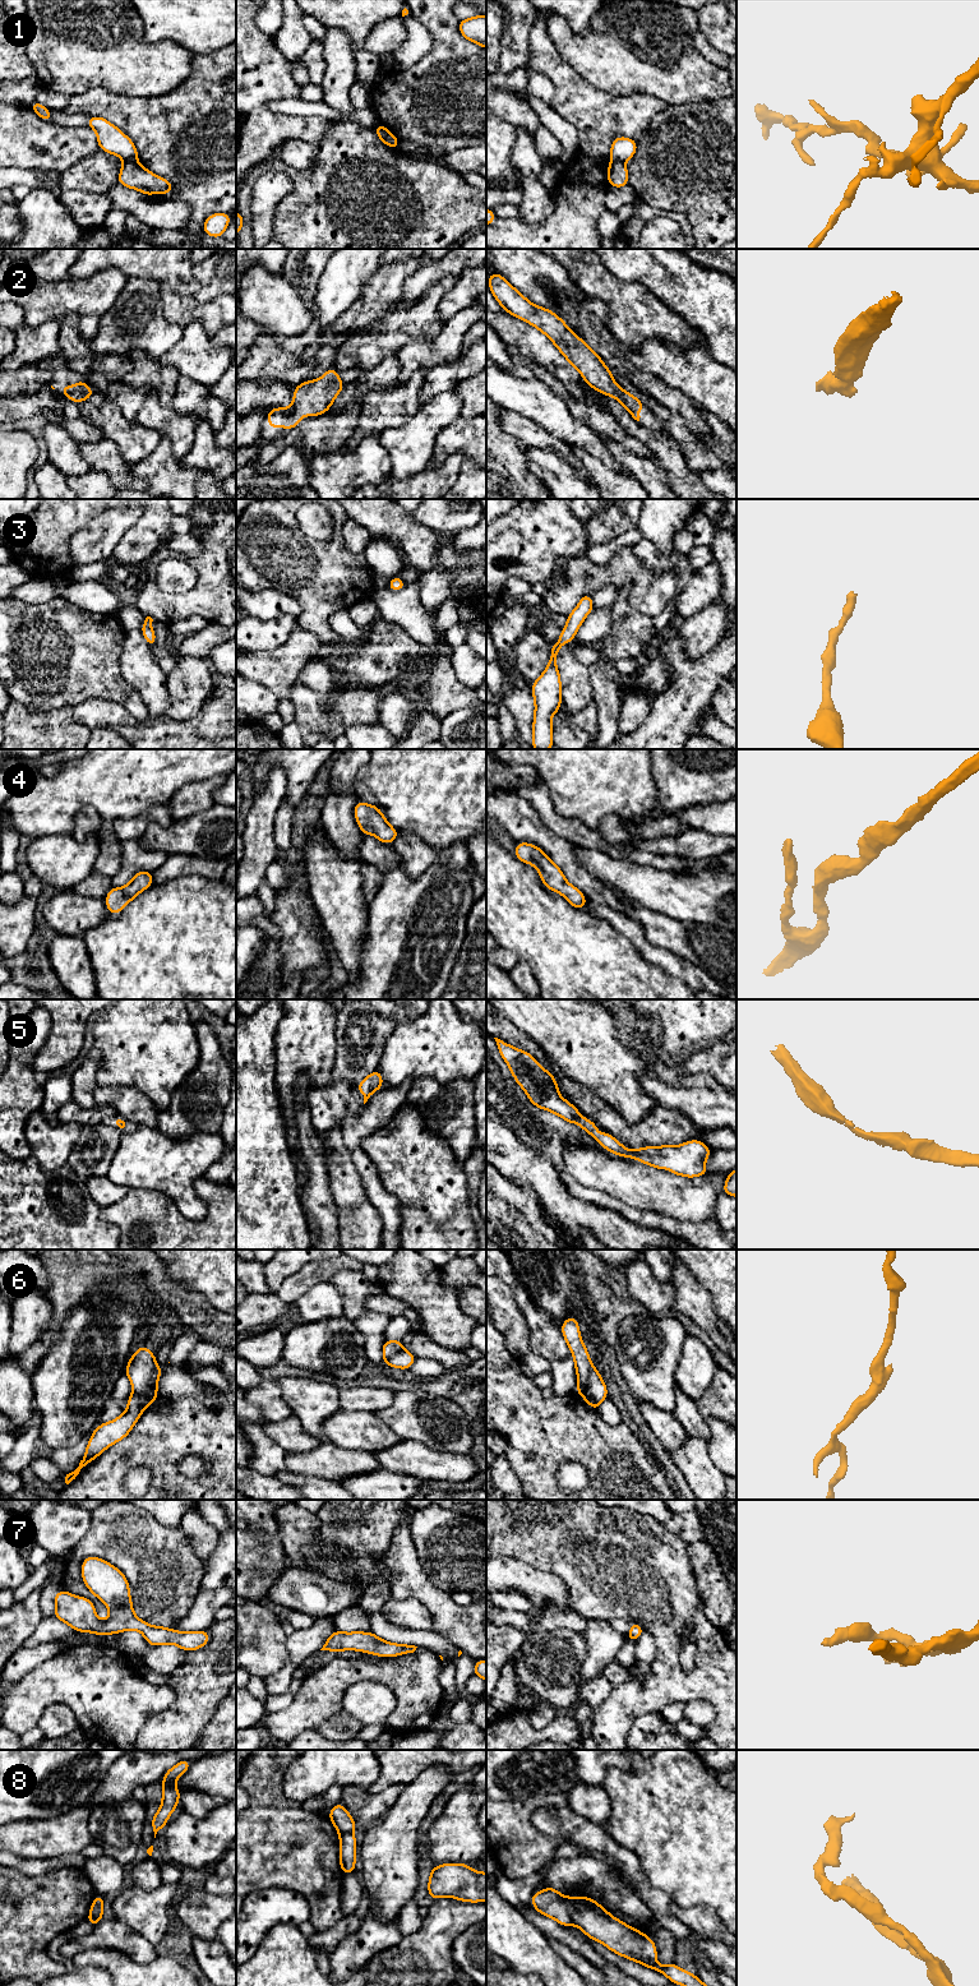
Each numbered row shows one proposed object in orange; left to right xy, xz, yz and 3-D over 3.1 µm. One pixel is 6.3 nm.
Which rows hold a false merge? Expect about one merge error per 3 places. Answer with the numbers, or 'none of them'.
1, 6, 8

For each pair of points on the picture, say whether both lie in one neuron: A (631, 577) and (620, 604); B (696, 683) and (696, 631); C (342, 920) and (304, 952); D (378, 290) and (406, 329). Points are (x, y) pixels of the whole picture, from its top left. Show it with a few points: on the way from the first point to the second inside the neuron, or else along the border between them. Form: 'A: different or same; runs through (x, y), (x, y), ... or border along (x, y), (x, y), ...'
A: different; border along (619, 586), (629, 587), (629, 603), (641, 613)
B: different; border along (678, 636), (688, 657), (702, 656), (720, 640)
C: different; border along (314, 906), (327, 934), (328, 943), (335, 951)
D: different; border along (401, 299), (377, 327), (370, 328)

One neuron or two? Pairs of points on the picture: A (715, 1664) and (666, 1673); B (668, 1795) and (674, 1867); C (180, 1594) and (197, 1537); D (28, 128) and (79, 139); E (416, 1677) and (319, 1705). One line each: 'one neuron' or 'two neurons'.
A: one neuron
B: one neuron
C: two neurons
D: one neuron
E: one neuron

